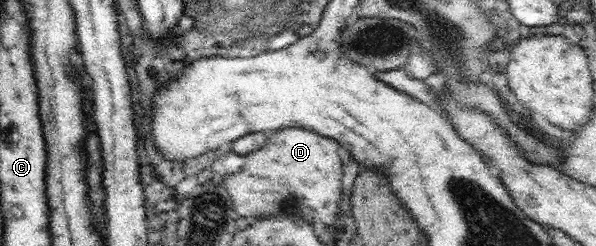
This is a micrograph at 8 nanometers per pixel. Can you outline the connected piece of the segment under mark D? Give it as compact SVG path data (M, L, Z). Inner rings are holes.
M284 127L270 133L269 137L263 147L247 154L245 165L239 172L224 179L237 215L297 215L309 221L319 217L326 227L330 226L339 213L341 201L343 163L339 157L339 145L333 139L305 128ZM281 201L295 201L295 205L281 205Z

